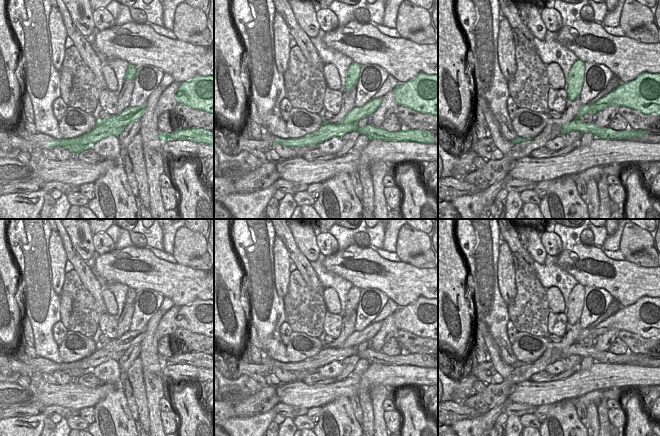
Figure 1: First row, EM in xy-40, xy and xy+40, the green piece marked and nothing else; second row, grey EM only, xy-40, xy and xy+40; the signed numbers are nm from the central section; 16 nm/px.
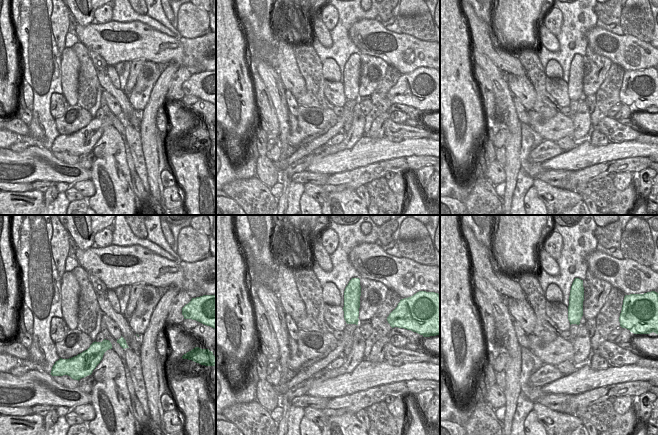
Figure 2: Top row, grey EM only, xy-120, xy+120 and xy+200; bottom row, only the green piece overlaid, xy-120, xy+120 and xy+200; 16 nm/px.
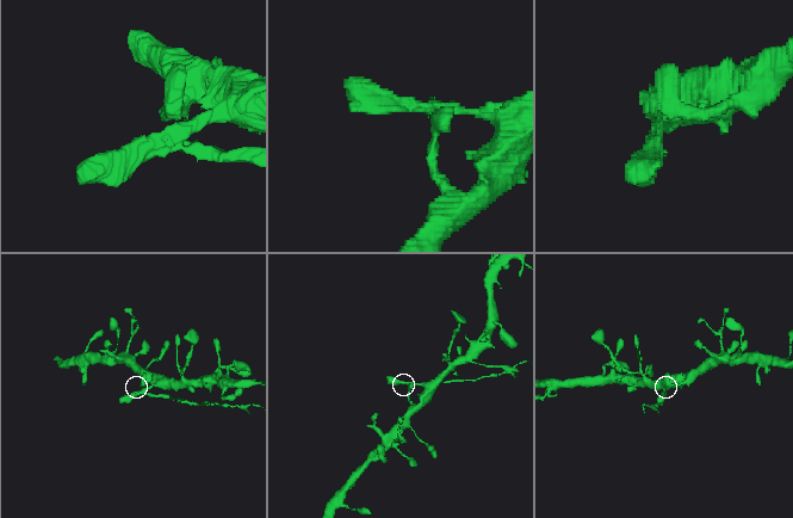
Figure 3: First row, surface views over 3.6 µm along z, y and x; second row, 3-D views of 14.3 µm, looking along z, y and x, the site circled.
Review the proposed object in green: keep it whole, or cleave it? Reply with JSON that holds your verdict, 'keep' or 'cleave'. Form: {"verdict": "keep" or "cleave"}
{"verdict": "cleave"}

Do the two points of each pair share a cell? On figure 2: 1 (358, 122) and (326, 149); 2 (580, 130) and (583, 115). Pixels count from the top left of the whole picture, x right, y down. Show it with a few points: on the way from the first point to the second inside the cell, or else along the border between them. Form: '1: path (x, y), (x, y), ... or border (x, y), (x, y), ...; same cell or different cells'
1: path (356, 132), (342, 146), (336, 147); same cell
2: path (582, 126), (582, 119); same cell

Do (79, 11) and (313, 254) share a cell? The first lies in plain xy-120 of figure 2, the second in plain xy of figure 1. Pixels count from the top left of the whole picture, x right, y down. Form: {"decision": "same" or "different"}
{"decision": "same"}

